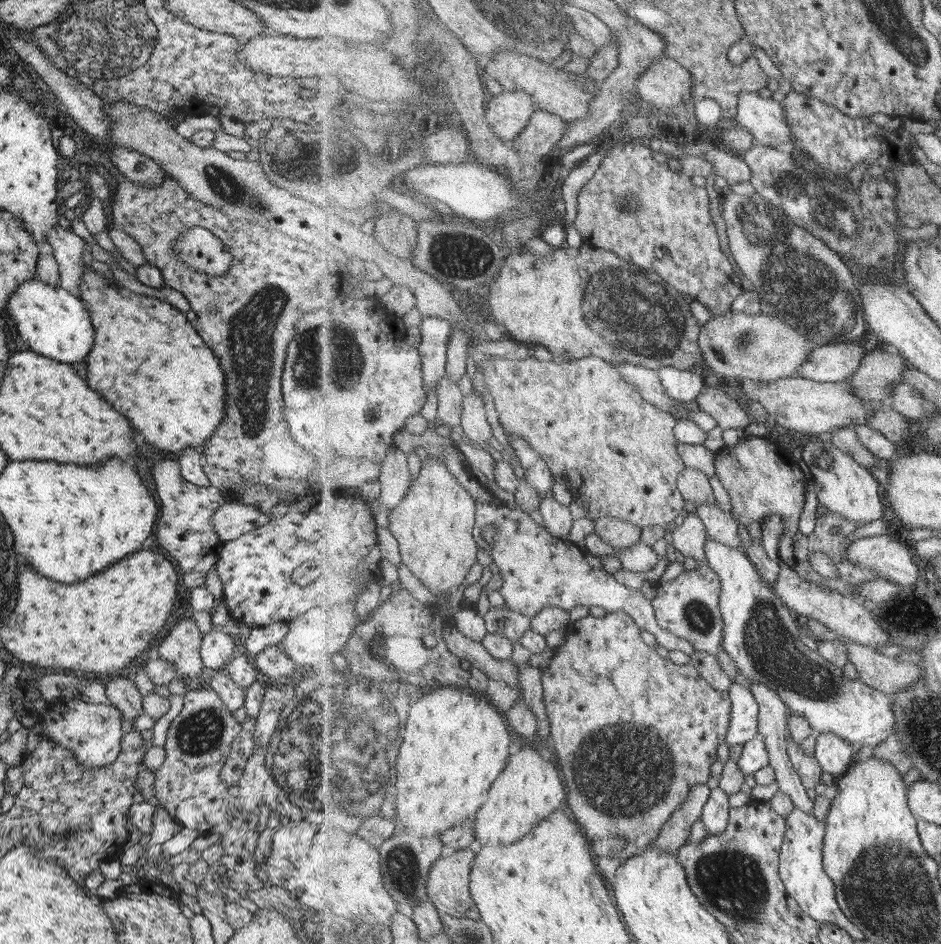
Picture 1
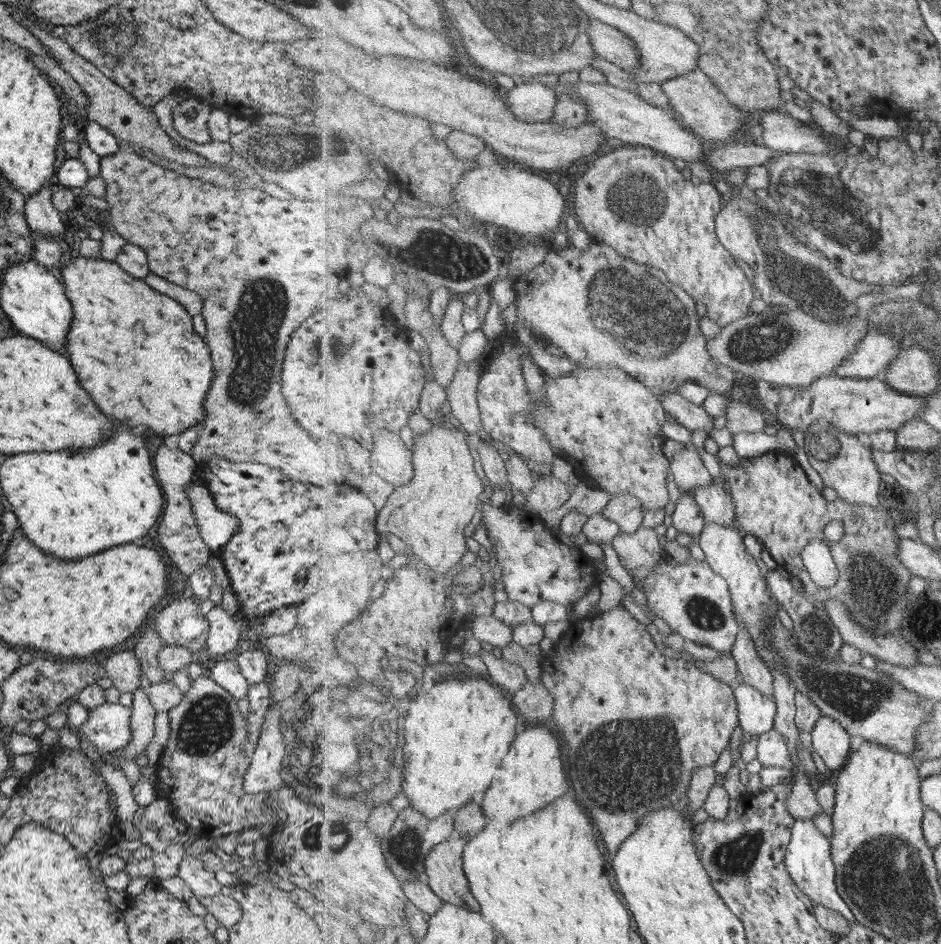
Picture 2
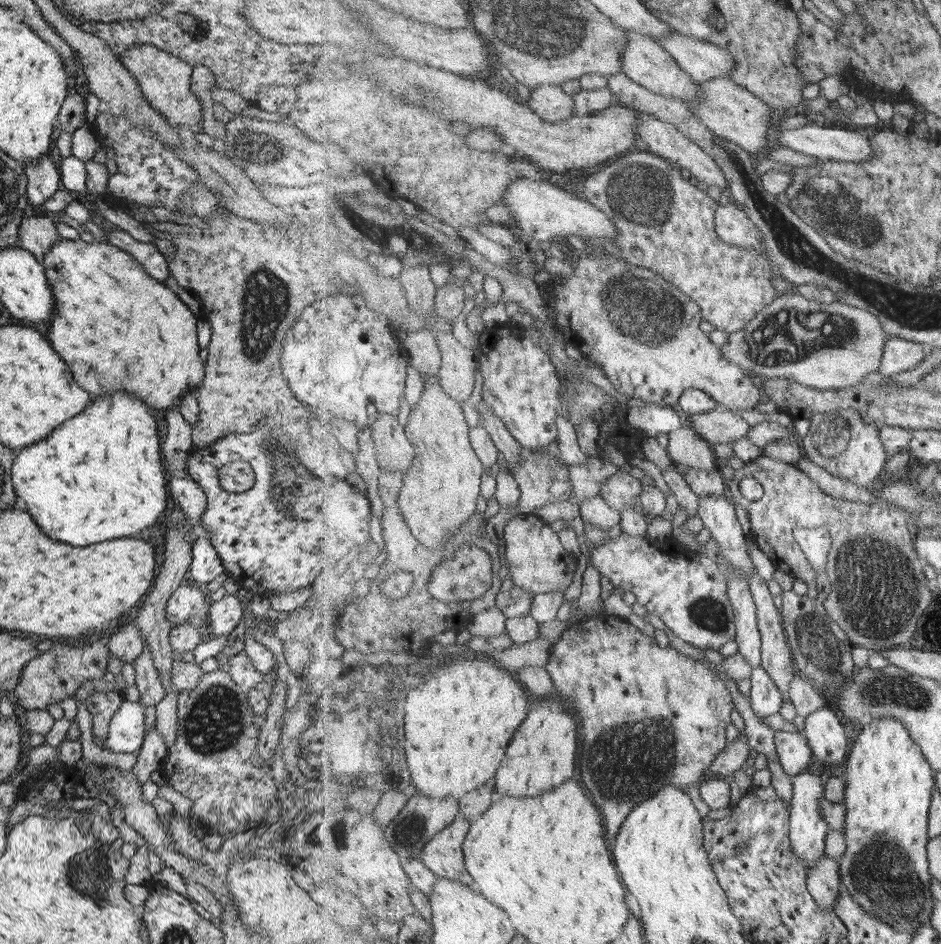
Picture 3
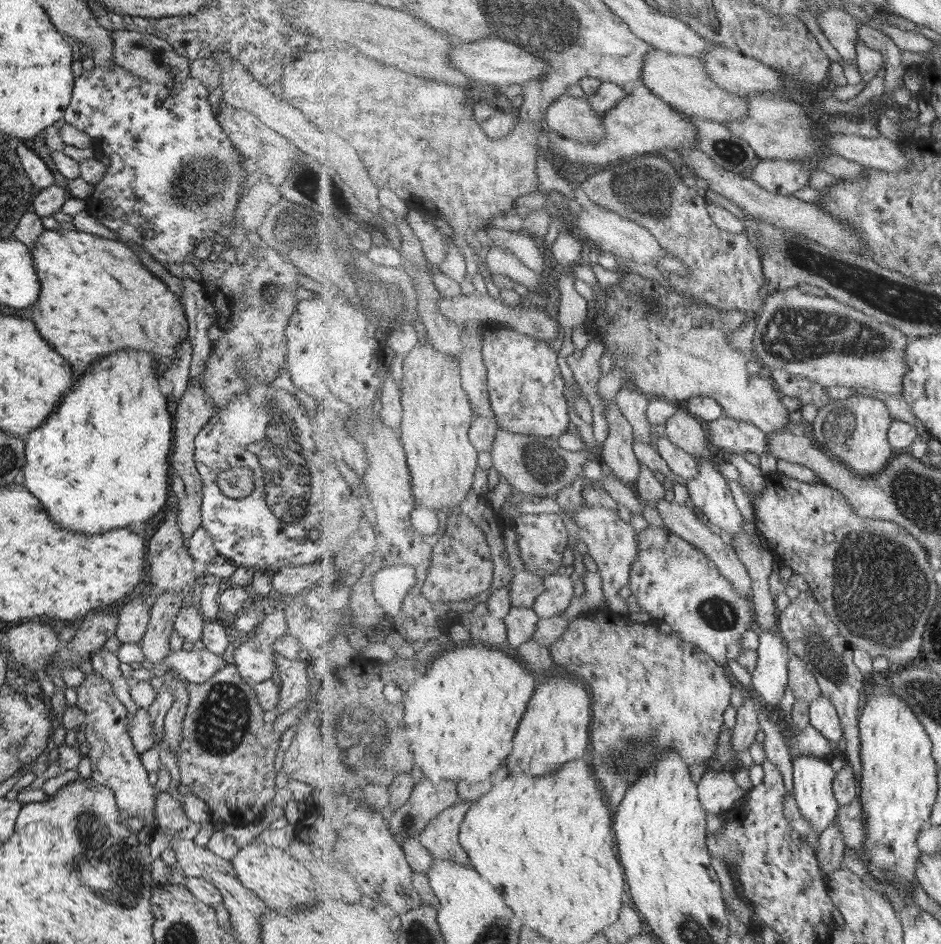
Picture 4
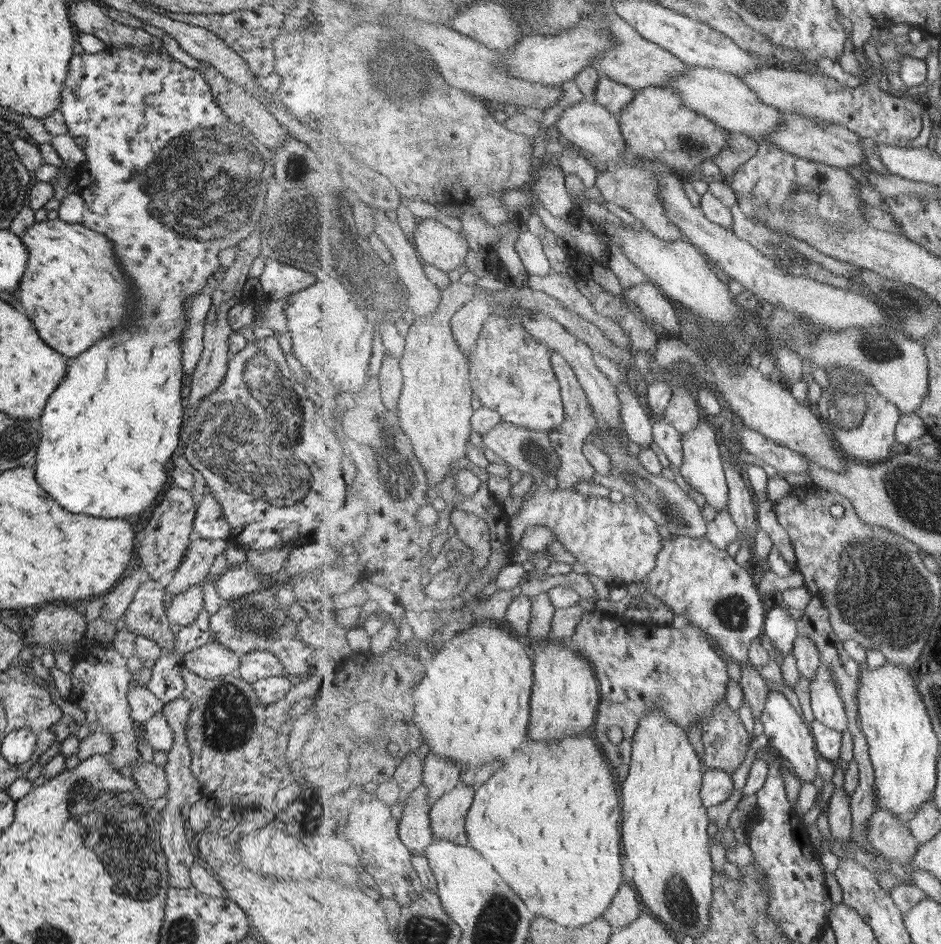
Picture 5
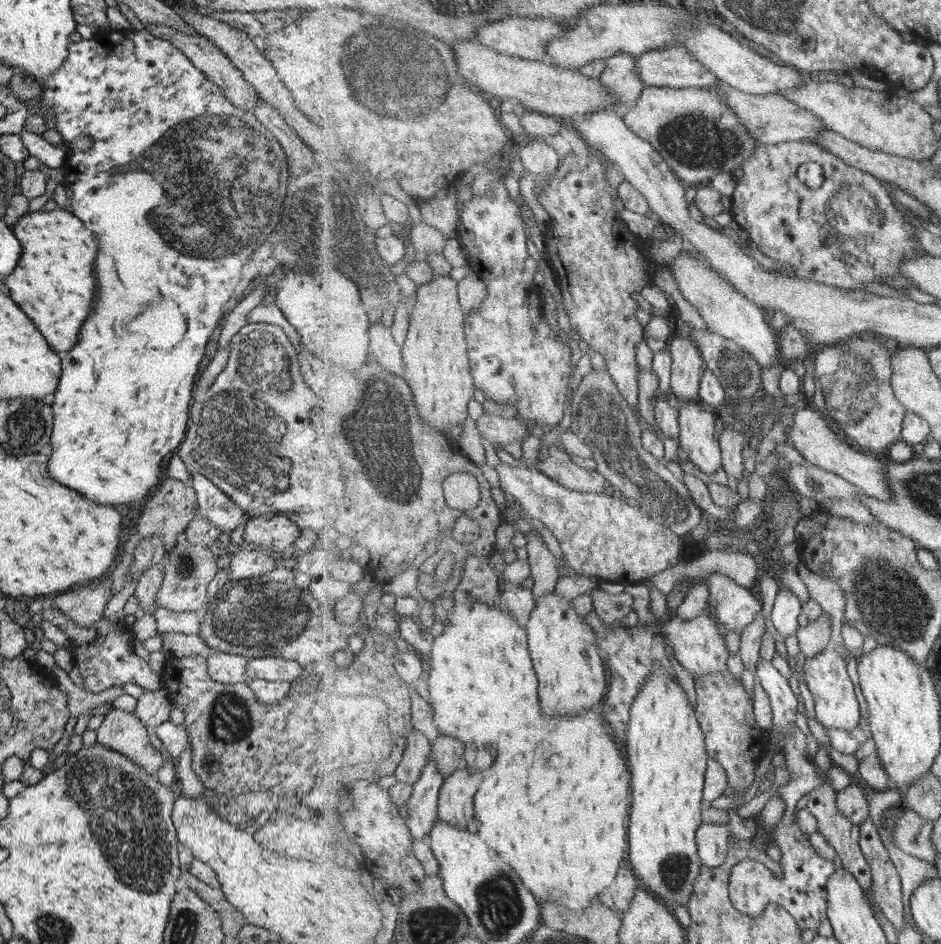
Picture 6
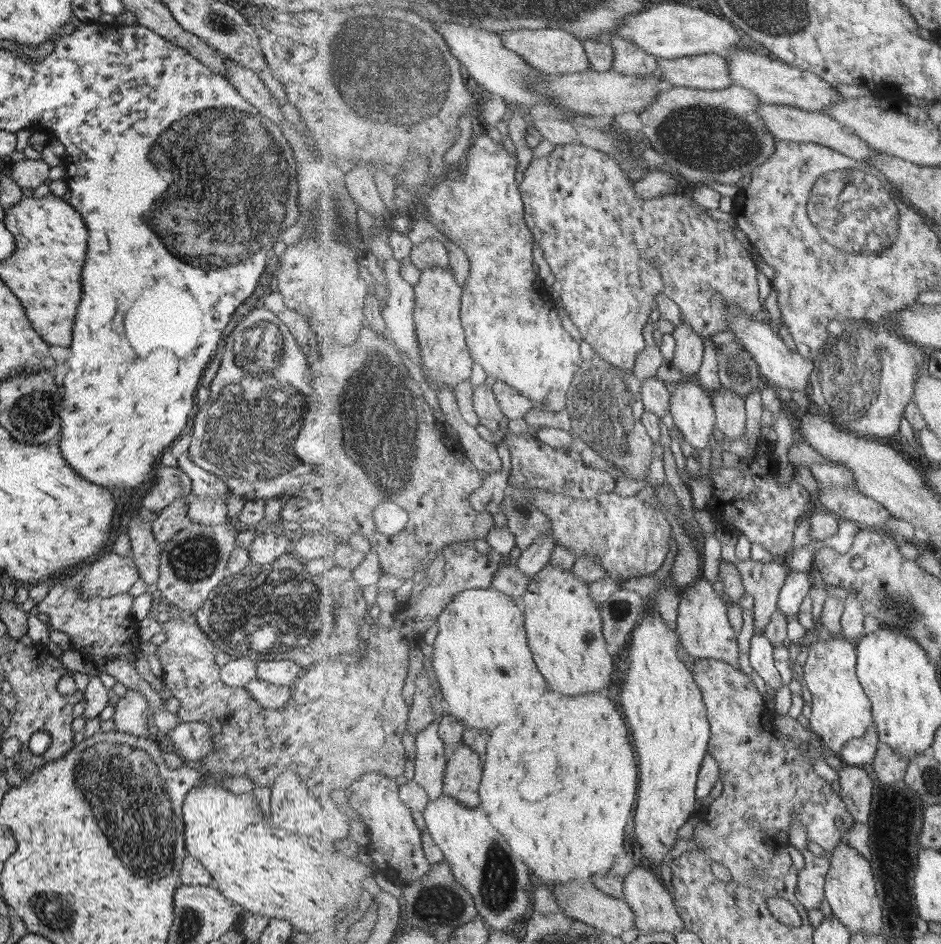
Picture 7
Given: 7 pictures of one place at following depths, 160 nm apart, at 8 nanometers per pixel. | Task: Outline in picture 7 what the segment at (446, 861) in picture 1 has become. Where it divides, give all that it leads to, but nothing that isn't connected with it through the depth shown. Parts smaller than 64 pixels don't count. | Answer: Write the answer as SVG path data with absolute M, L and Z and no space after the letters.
M461 741L448 758L444 794L456 798L468 807L481 806L480 786L483 764L475 750Z

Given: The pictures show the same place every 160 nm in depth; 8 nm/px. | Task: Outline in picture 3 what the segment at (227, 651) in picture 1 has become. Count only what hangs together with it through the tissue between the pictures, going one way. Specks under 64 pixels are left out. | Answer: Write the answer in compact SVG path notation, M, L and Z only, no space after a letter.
M223 595L219 600L207 604L207 625L205 629L212 636L228 636L242 618L242 606L237 596Z

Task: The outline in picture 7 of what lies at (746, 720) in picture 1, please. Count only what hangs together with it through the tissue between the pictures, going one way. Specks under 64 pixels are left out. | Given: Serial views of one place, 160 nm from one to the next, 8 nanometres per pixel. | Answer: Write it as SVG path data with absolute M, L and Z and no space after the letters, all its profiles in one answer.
M795 572L789 574L779 597L778 610L783 611L787 616L801 612L801 605L811 587L809 573Z

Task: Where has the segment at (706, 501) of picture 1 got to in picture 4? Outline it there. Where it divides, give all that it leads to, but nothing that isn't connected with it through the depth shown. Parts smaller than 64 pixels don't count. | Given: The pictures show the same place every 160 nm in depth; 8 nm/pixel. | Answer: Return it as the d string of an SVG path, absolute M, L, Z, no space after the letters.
M678 408L665 424L669 440L695 458L707 458L713 448L708 442L706 424L686 408Z

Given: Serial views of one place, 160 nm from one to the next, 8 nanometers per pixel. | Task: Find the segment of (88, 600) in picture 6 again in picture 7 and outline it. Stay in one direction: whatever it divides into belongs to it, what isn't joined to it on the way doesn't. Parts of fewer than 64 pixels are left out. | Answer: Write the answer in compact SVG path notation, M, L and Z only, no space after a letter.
M103 553L99 560L93 561L91 568L78 584L78 595L89 597L108 597L125 594L139 577L137 566L132 557L115 553Z

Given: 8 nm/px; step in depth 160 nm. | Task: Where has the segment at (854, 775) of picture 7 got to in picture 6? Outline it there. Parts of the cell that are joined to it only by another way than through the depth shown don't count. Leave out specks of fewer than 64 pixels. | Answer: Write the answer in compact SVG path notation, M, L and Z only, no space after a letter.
M851 782L838 792L838 809L841 815L851 819L854 825L860 826L871 814L866 791L861 787L861 782Z

